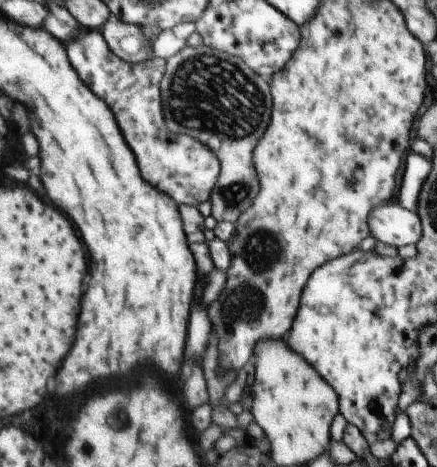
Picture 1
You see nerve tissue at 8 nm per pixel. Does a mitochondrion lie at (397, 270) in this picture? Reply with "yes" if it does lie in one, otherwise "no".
no

